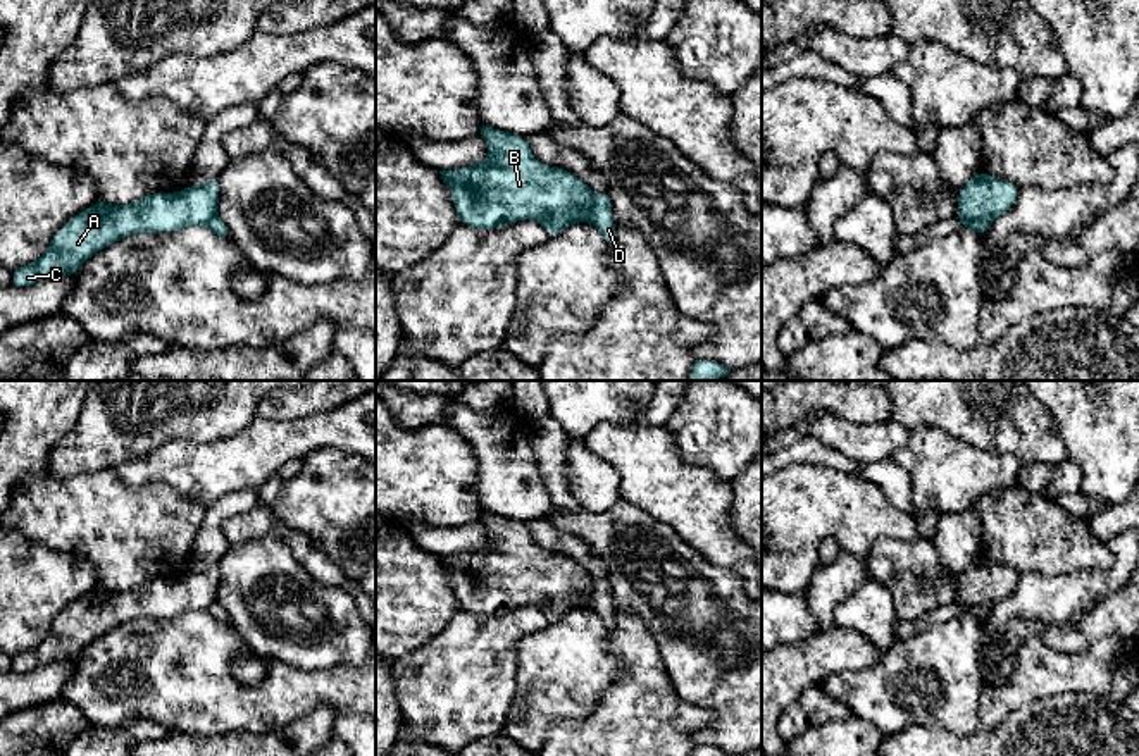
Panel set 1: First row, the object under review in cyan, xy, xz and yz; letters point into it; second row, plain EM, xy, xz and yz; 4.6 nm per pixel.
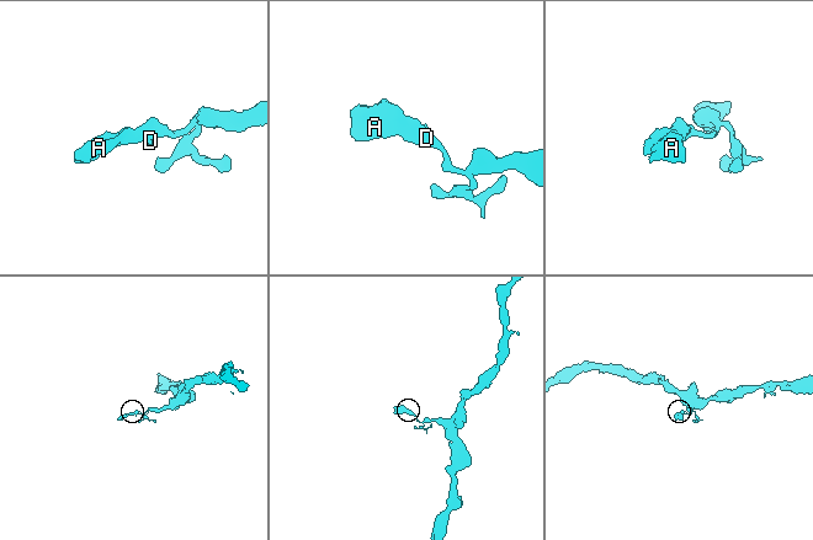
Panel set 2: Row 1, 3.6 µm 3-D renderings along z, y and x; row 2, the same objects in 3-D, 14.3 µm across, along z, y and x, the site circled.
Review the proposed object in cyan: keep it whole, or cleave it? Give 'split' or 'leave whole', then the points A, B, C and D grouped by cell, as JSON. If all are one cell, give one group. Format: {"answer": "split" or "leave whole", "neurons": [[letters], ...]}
{"answer": "split", "neurons": [["A", "B", "C"], ["D"]]}

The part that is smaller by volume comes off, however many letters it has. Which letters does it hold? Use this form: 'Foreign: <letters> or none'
Foreign: A, B, C

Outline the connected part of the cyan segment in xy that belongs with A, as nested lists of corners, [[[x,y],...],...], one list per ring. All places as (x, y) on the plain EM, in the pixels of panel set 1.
[[[219,563],[177,579],[157,577],[131,591],[96,586],[72,601],[33,649],[12,654],[10,672],[26,673],[47,663],[76,661],[98,635],[136,618],[165,620],[188,611],[207,611],[217,601]]]

